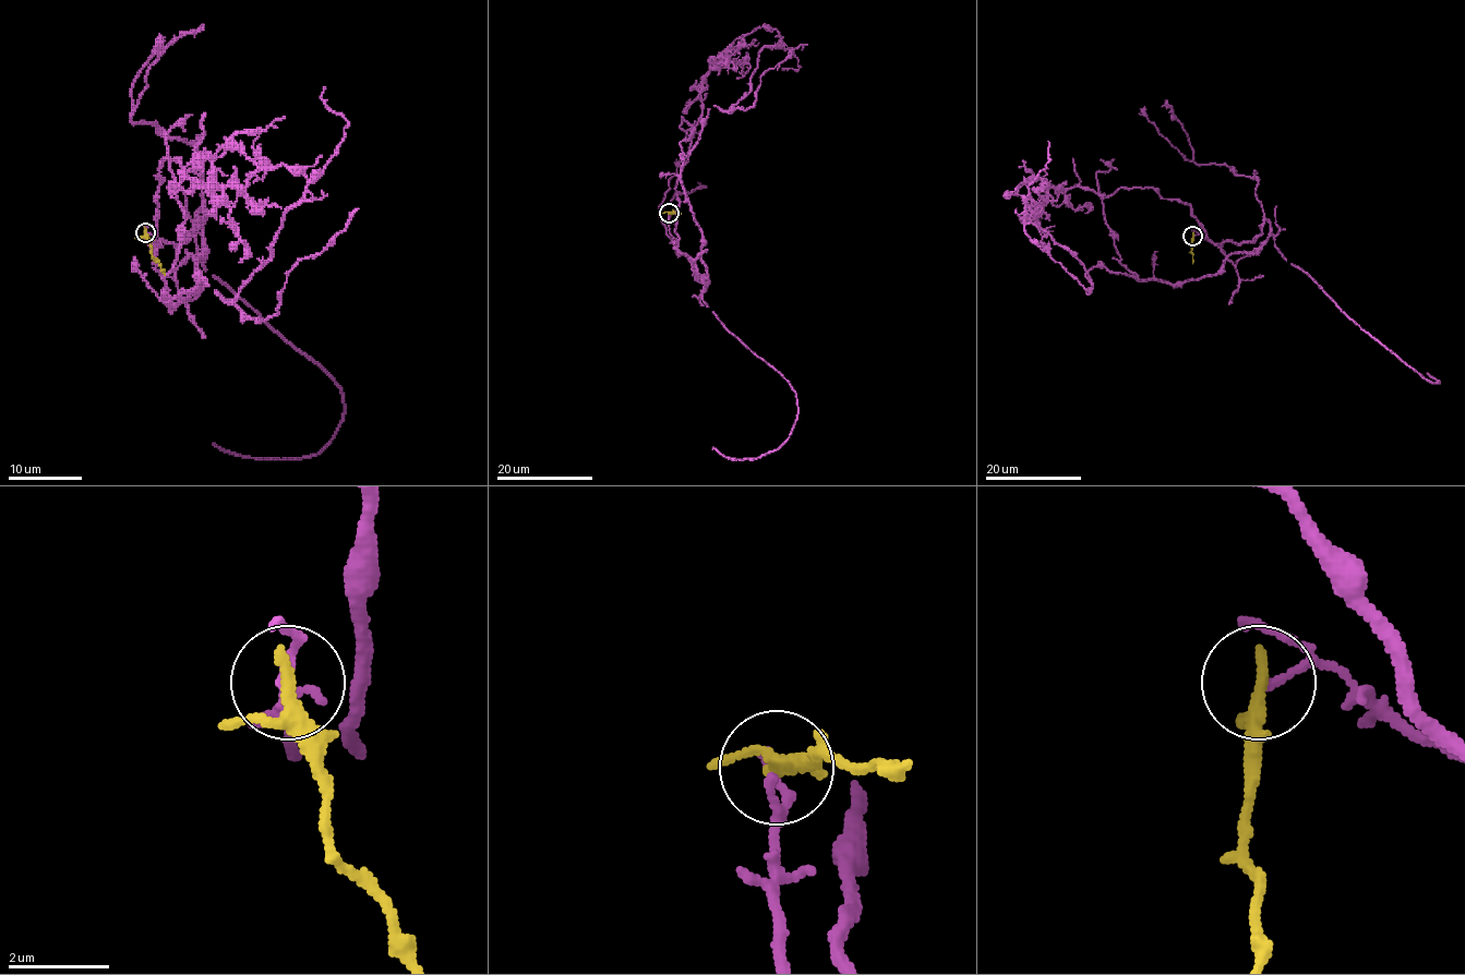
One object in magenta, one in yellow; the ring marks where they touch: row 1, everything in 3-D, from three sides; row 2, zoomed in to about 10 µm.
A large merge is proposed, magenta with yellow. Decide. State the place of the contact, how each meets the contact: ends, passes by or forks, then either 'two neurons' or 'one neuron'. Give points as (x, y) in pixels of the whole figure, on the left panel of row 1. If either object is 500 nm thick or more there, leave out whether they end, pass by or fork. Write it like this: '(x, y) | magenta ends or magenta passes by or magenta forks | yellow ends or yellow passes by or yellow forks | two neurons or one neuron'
(145, 232) | magenta passes by | yellow passes by | two neurons

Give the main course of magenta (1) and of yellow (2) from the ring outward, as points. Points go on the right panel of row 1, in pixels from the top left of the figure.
1: (1193, 236), (1217, 247), (1152, 188), (1007, 192), (1088, 292), (1023, 220)
2: (1192, 236), (1192, 263)

